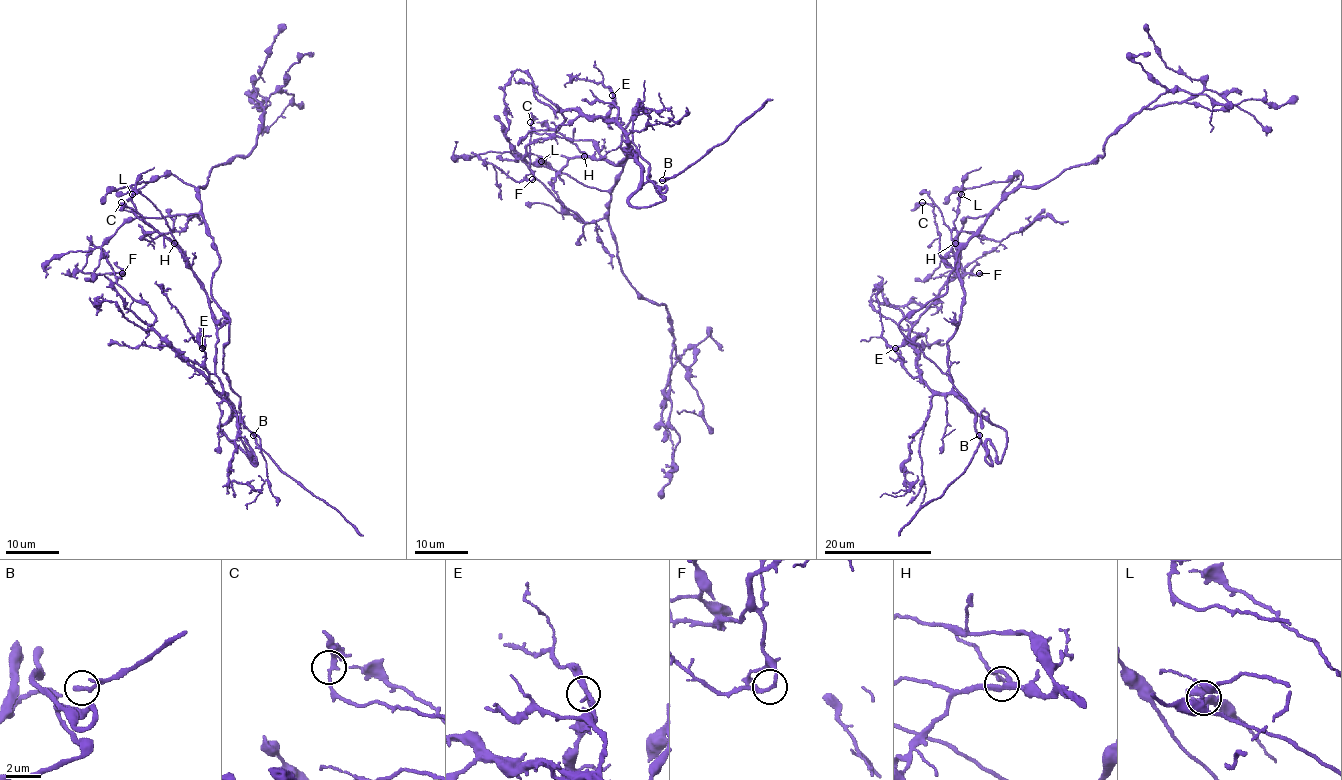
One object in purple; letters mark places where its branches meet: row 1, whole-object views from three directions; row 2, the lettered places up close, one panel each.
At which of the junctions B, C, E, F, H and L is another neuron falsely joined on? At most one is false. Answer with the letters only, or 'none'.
none

